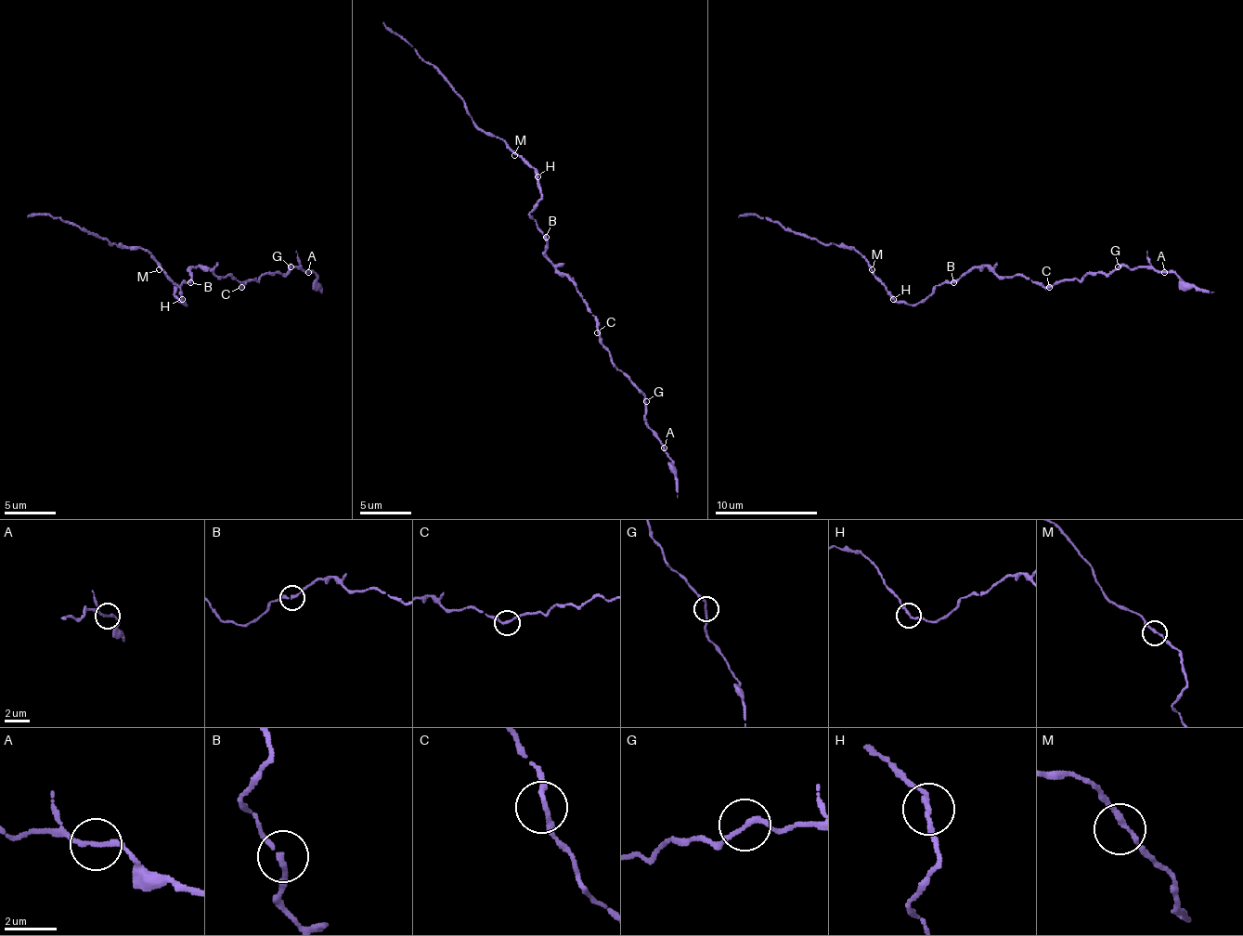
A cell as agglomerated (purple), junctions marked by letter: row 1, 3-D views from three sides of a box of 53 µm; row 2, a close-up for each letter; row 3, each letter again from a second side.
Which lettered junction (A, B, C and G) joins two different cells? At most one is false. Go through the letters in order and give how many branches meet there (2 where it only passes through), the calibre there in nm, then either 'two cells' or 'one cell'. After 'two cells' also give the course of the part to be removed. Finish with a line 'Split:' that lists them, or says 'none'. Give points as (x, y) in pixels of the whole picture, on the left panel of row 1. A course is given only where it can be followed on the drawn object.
A: 2 branches meet; 160 nm thick; one cell
B: 2 branches meet; 170 nm thick; one cell
C: 2 branches meet; 180 nm thick; one cell
G: 2 branches meet; 170 nm thick; one cell
Split: none

